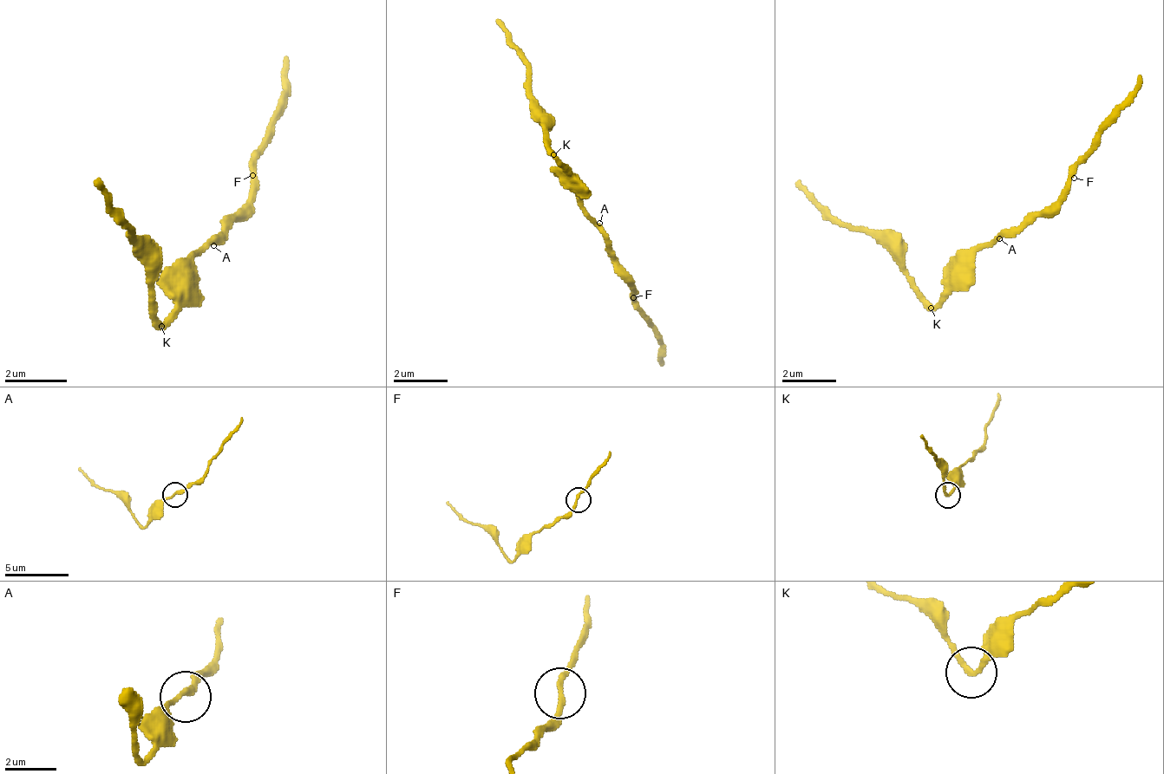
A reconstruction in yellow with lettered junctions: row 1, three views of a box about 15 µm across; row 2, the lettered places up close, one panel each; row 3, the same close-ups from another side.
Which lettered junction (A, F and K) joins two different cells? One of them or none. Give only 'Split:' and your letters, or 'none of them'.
Split: K

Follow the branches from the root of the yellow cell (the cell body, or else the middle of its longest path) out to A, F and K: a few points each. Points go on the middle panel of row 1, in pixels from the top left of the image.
A: (579, 203), (599, 223)
F: (579, 203), (585, 210), (585, 217), (606, 237), (606, 250), (612, 256), (612, 263), (633, 283), (633, 297)
K: (579, 203), (579, 183), (552, 156)

